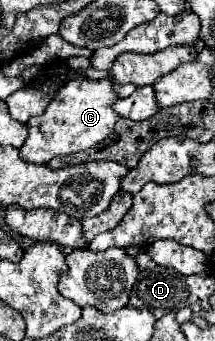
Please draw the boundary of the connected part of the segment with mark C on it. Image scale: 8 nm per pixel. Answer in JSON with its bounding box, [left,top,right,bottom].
[19,80,119,164]

